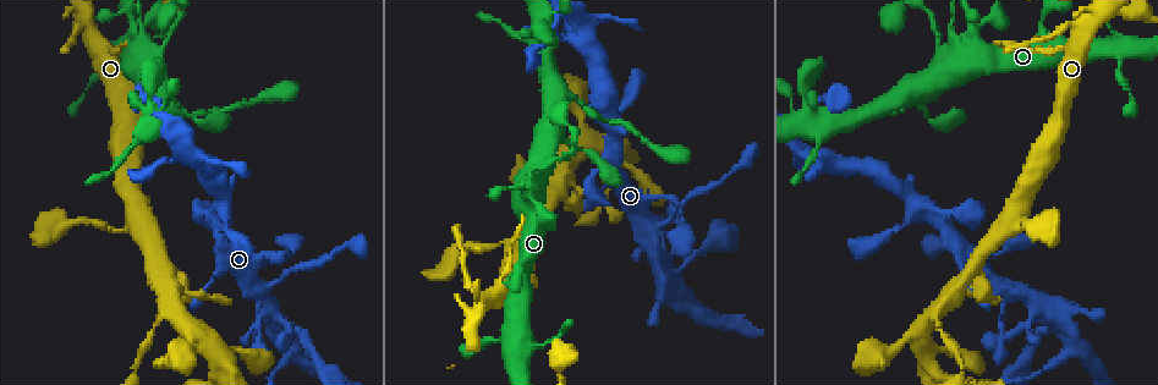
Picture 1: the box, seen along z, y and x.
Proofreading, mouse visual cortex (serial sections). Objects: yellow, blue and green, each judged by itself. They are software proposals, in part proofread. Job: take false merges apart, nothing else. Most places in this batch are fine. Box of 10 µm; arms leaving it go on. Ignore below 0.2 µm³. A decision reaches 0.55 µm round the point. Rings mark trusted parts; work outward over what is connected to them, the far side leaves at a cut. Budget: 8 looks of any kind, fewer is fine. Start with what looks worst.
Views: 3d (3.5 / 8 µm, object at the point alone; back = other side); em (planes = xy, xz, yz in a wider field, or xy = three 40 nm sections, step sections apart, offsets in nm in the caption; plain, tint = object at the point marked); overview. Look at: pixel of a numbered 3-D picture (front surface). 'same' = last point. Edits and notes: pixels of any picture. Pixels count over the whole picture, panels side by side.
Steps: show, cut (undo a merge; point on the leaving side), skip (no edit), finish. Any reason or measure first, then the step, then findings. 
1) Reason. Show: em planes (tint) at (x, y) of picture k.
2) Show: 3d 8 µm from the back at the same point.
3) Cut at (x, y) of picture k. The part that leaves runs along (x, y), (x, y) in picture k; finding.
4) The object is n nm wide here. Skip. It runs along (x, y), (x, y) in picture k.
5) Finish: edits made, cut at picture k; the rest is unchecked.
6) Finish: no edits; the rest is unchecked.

A narrow waist. Show: 3d 3.5 µm at (1054, 316) of picture 1.

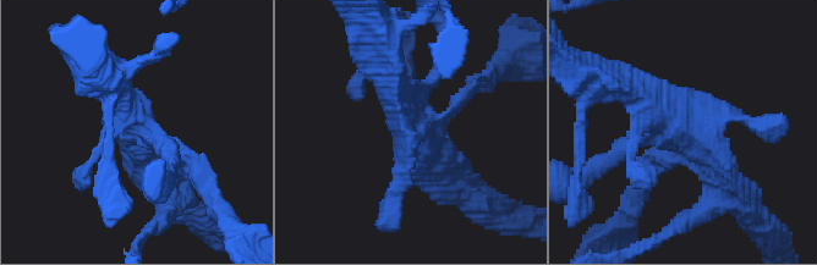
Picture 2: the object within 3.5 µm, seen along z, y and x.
Show: em xy step 5 (tint) at (411, 129) of picture 2.

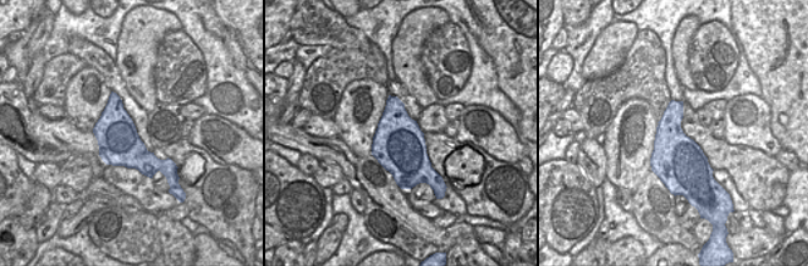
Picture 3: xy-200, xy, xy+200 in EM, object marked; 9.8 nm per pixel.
Skip. It runs along (625, 87), (691, 132), (725, 193) in picture 2; all the same cell.

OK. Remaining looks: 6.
Show: 3d 3.5 µm at (535, 182) of picture 1.

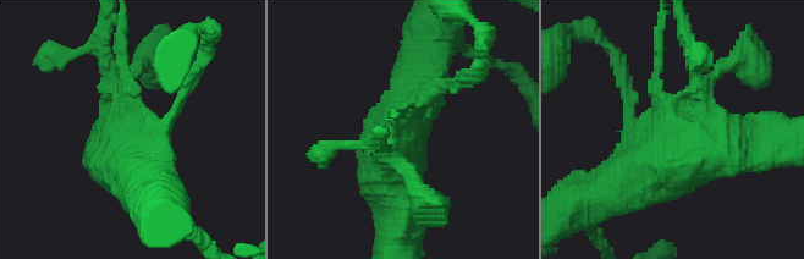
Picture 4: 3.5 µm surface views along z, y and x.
Need the tissue. Show: em xy step 2 (tint) at (126, 126) of picture 4.

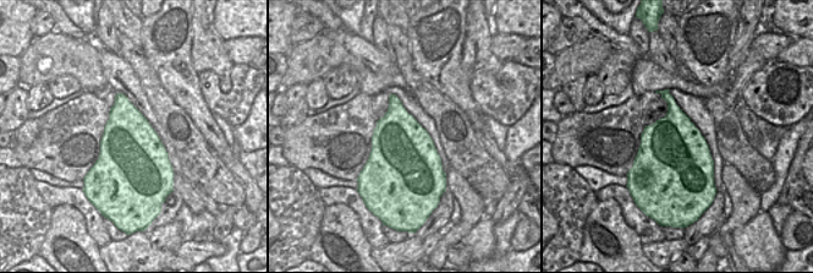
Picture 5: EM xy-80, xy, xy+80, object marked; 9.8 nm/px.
Another direction. Show: em planes (tint) at the same point.

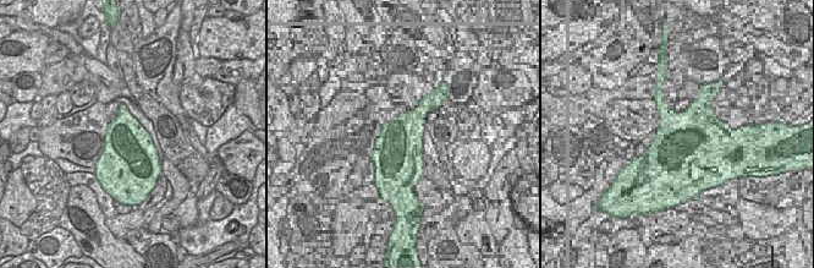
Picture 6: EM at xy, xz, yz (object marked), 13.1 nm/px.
The object is 650 nm wide here. Skip. It runs along (775, 143), (703, 147), (627, 177) in picture 4; one cell here.

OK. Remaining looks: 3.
Arms run side by side. Show: 3d 3.5 µm from the back at (825, 127) of picture 1.

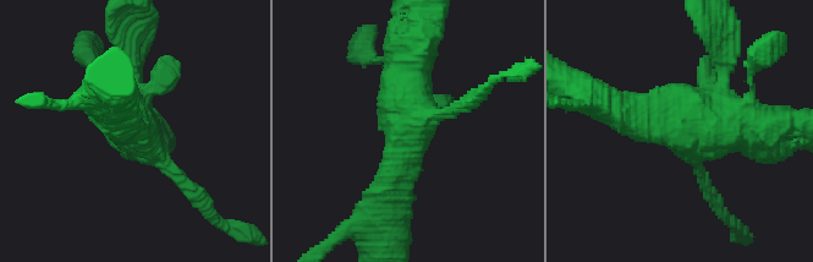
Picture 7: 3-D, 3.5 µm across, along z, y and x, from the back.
Now the EM. Show: em planes (tint) at (404, 130) of picture 7.

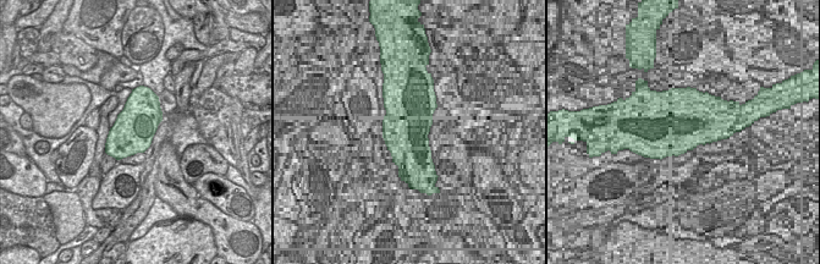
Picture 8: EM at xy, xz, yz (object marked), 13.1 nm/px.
The object is 550 nm wide here. Skip. It runs along (606, 105), (685, 135), (751, 131) in picture 7; all the same cell.

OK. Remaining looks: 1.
Finish: no edits; the rest is unchecked.

